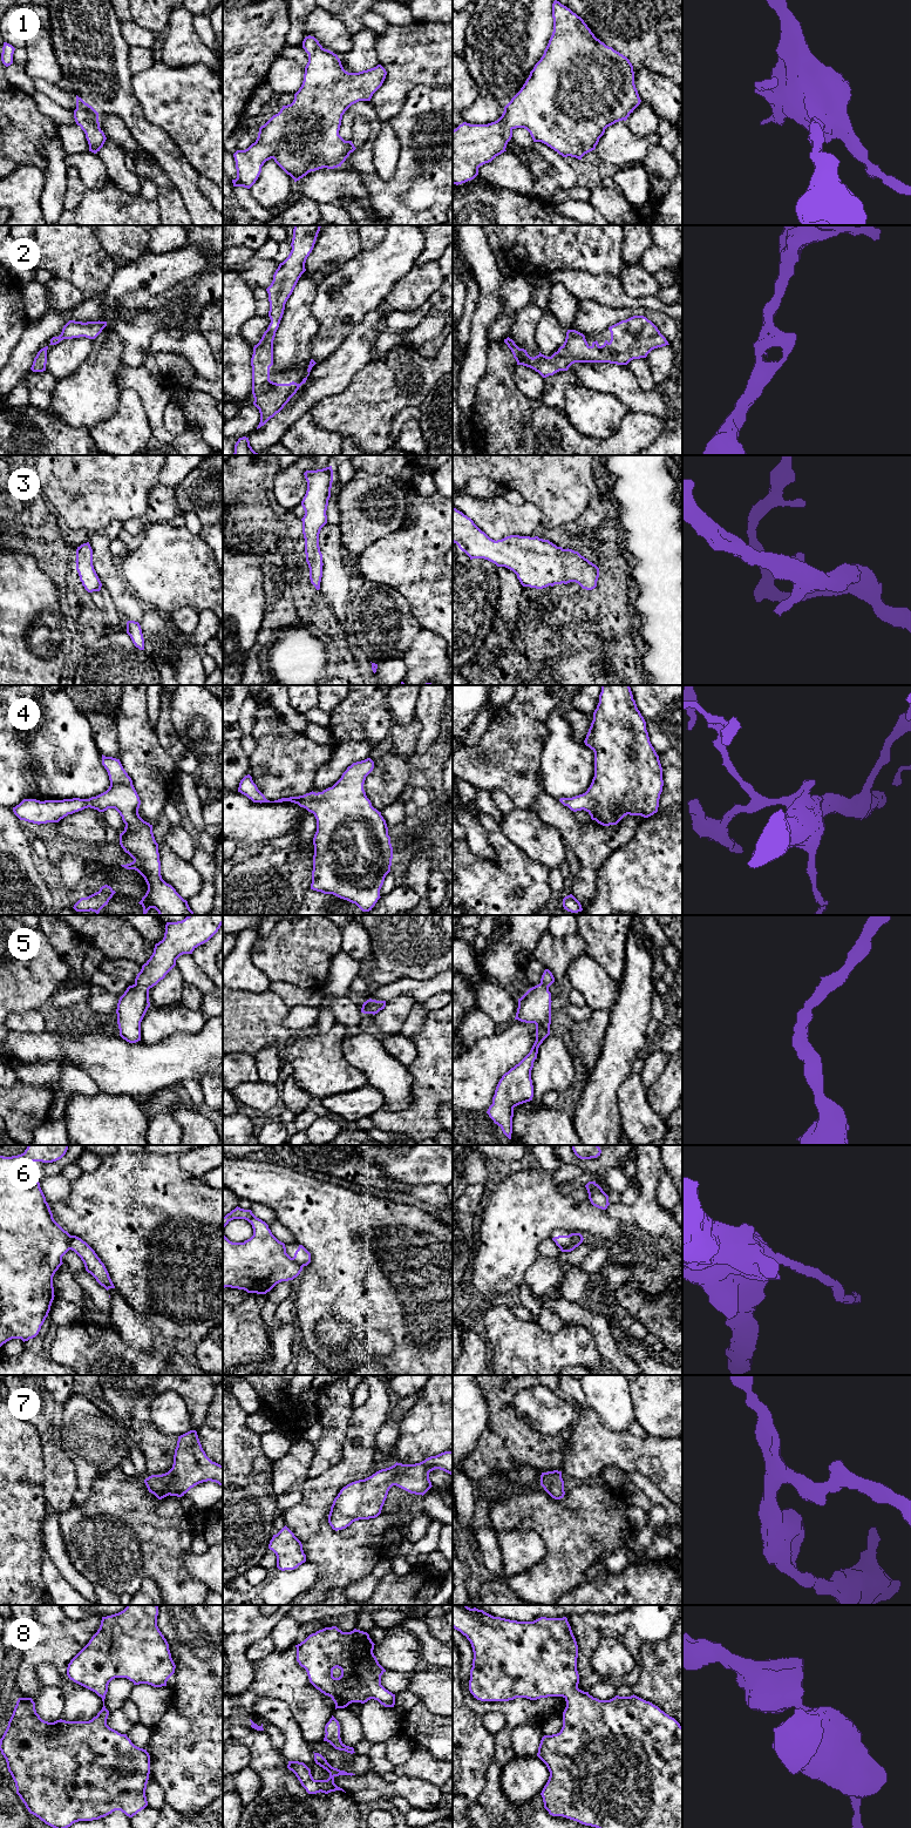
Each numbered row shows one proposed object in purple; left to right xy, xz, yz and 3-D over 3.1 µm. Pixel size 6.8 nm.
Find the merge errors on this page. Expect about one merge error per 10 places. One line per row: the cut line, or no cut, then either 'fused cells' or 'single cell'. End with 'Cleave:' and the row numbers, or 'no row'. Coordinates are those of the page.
1: no cut | single cell
2: no cut | single cell
3: no cut | single cell
4: no cut | single cell
5: no cut | single cell
6: yz (570, 1234), (570, 1243), (561, 1248) | fused cells
7: no cut | single cell
8: no cut | single cell
Cleave: 6

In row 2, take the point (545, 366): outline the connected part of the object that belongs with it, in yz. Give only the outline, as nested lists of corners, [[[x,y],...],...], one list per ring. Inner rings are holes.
[[[633,316],[609,330],[611,340],[605,340],[601,346],[597,340],[590,346],[583,333],[567,330],[564,344],[551,357],[539,352],[532,358],[509,337],[504,343],[511,350],[517,365],[530,367],[543,378],[567,371],[575,363],[627,365],[633,359],[646,358],[654,348],[669,345],[658,327],[644,316]]]

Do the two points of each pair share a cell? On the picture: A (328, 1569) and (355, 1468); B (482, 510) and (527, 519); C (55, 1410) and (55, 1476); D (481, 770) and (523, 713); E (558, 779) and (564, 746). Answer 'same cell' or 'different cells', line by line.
A: same cell
B: same cell
C: same cell
D: same cell
E: same cell

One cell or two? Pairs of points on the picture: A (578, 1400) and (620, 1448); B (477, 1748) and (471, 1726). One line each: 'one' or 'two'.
A: one
B: one

